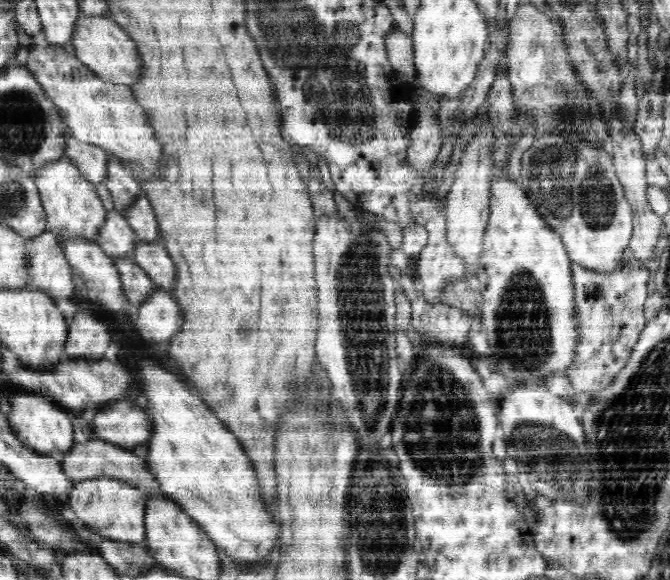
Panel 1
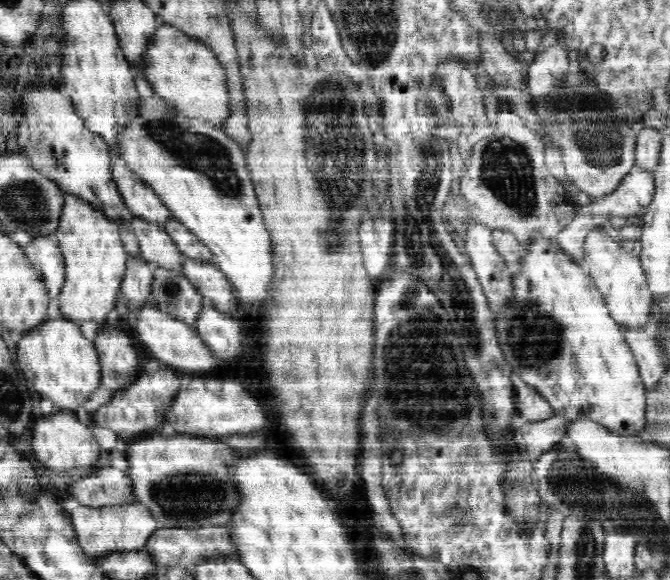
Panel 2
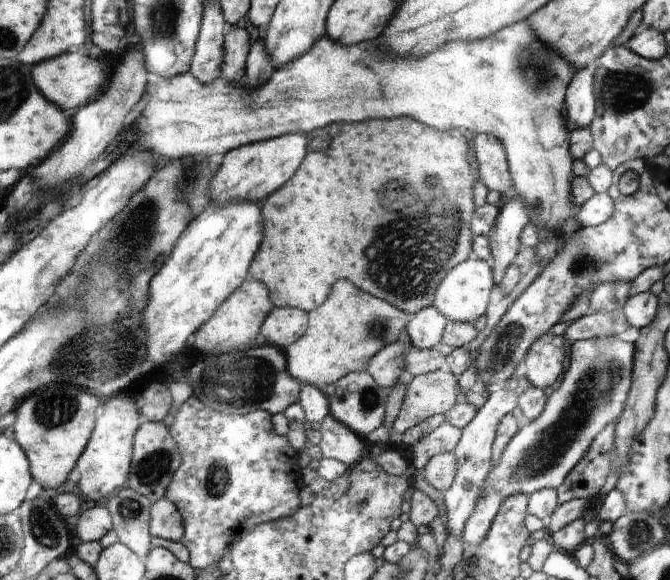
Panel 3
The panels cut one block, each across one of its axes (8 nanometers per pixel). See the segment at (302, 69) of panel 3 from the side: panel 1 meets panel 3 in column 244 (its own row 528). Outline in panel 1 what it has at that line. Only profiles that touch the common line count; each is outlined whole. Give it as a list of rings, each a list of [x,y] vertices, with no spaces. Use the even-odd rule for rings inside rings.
[[[100,477],[75,483],[64,503],[73,510],[74,517],[101,537],[112,541],[140,543],[146,536],[147,497],[146,492],[136,489],[126,481]]]

